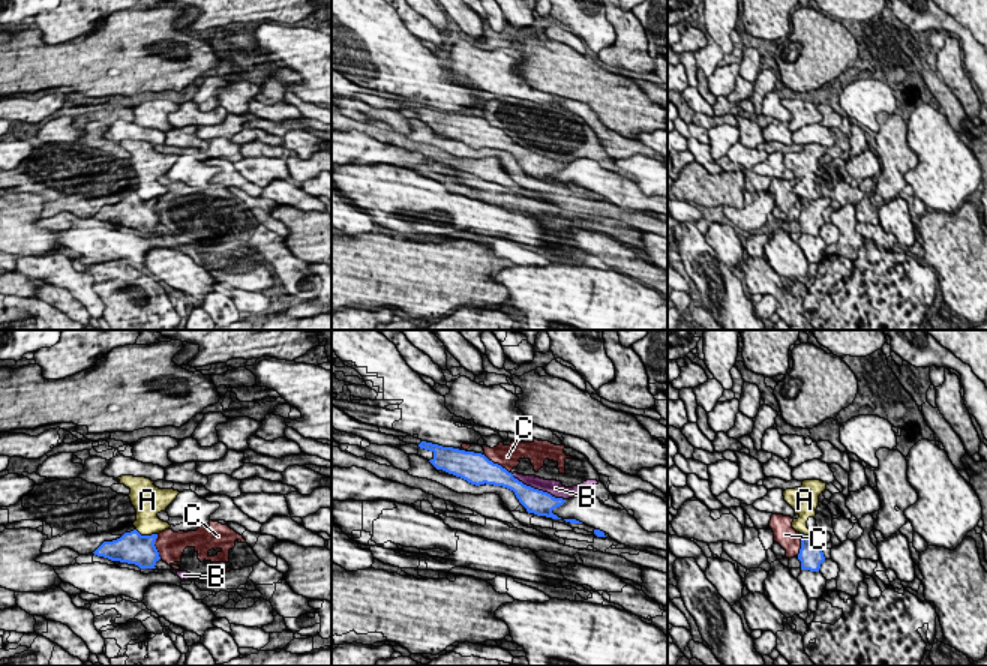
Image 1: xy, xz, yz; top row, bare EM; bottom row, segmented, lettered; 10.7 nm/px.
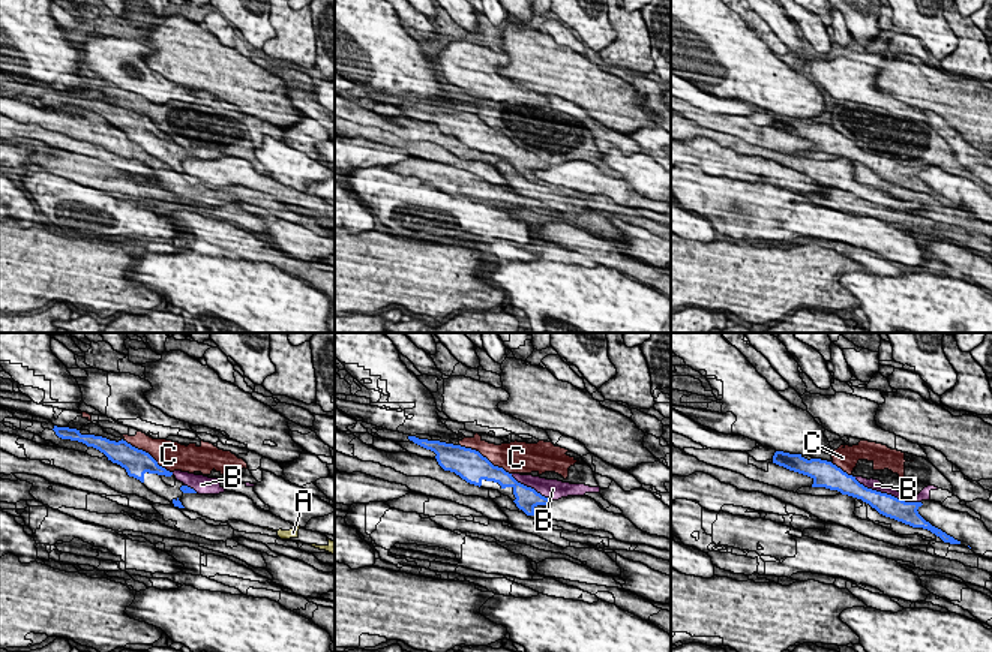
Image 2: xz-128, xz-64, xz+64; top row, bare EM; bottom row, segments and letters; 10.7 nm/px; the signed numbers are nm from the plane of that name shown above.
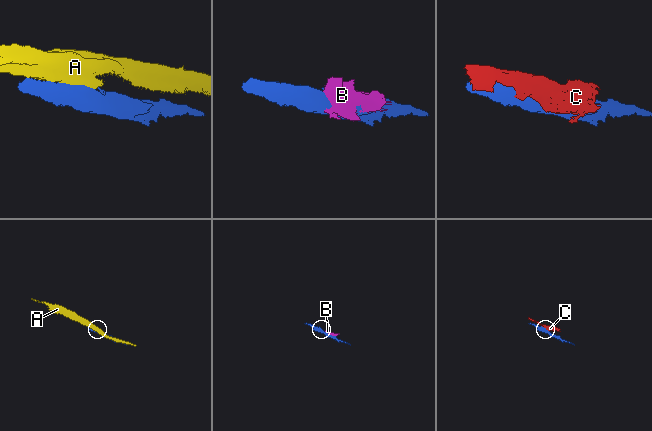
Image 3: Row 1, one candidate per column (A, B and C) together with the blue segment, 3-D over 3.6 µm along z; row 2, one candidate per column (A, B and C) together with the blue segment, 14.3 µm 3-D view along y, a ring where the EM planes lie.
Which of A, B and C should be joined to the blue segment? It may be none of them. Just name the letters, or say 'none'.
none

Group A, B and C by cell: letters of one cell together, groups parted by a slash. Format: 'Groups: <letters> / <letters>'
Groups: A / B C

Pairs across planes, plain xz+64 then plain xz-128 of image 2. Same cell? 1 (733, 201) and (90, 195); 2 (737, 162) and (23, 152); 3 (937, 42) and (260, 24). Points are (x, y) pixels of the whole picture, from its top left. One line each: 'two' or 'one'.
1: one
2: one
3: one

